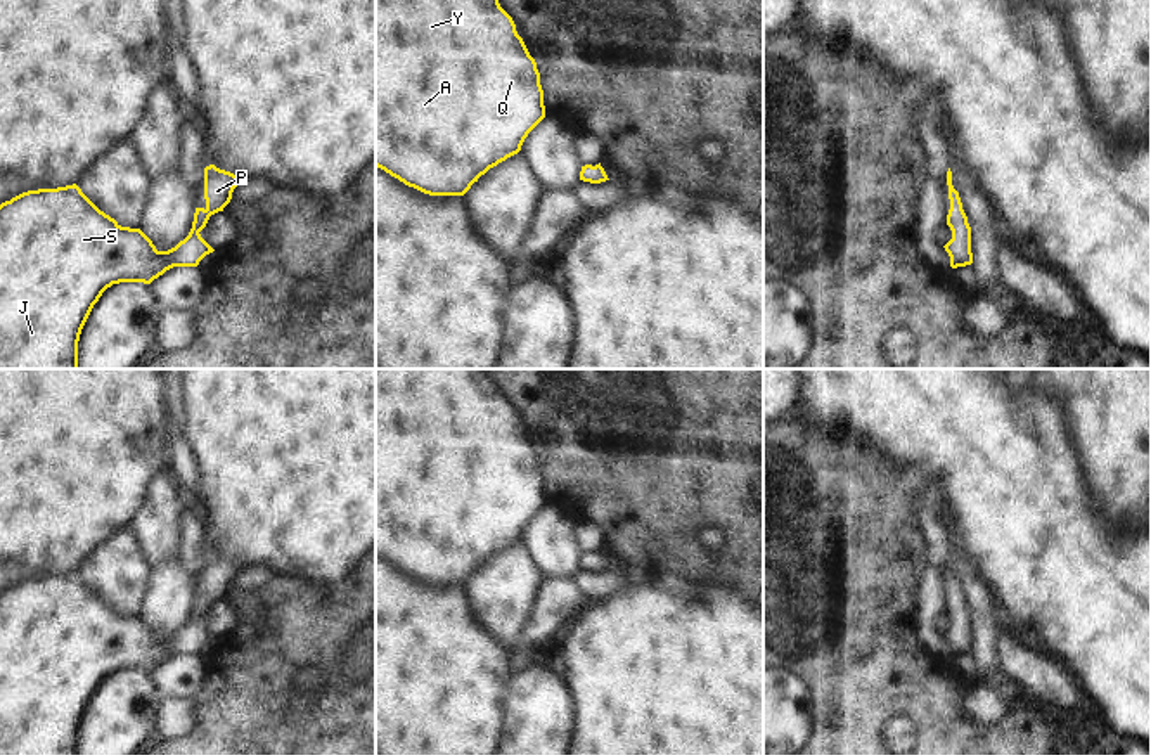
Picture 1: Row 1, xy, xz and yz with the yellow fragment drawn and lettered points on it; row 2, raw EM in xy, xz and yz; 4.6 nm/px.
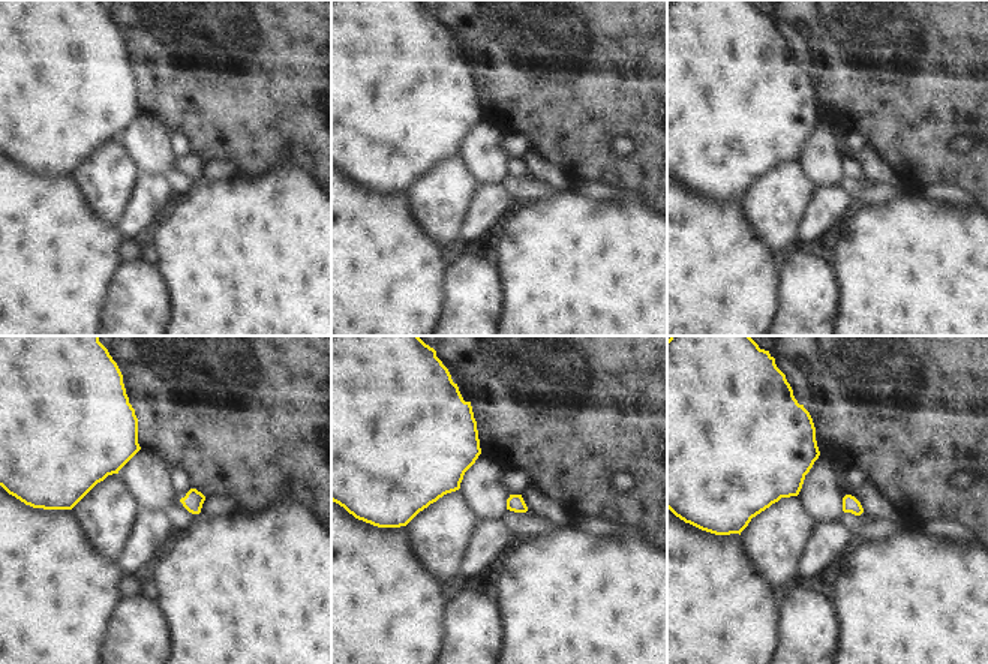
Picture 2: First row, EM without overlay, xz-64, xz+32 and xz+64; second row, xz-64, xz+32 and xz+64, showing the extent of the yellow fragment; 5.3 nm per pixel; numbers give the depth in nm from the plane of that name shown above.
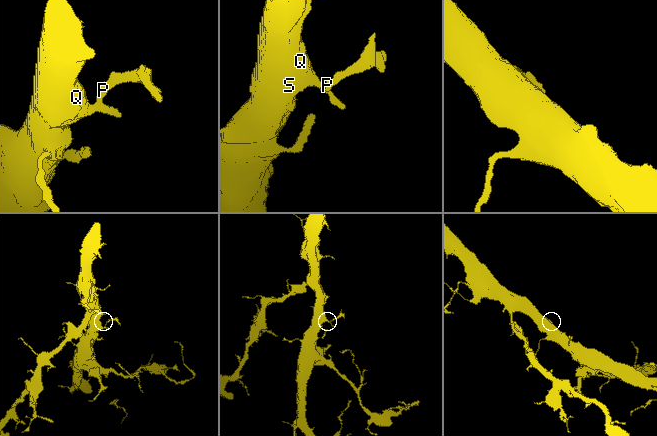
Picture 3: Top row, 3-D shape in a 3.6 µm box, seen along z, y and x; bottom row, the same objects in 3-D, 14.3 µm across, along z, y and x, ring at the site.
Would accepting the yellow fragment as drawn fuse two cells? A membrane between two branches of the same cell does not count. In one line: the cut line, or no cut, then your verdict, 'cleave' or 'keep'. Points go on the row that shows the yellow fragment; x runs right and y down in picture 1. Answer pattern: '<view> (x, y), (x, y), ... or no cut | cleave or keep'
no cut | keep

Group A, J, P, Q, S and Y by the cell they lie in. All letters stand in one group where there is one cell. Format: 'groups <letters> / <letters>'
groups A J P Q S Y

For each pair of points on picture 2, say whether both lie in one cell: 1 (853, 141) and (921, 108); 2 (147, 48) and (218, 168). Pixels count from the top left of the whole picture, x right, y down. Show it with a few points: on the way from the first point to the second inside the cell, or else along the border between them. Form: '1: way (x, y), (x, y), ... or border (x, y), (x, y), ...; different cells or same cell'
1: border (844, 132), (858, 132), (867, 144); different cells
2: border (206, 161), (230, 159), (240, 173); different cells

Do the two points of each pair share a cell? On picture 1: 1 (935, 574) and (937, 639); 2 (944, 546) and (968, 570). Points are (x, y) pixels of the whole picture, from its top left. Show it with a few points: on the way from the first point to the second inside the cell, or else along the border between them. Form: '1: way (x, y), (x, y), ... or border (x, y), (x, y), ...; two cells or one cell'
1: way (933, 589), (928, 624); one cell
2: border (952, 548), (949, 554); two cells

